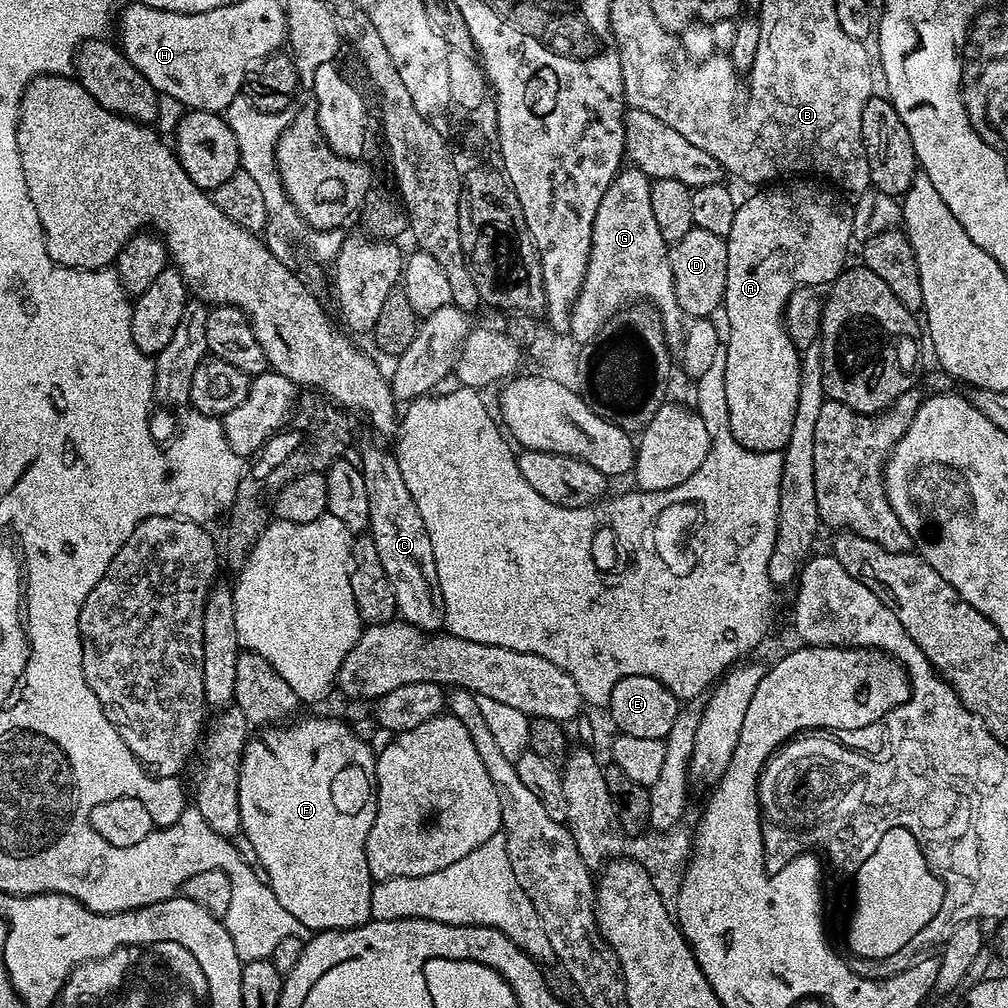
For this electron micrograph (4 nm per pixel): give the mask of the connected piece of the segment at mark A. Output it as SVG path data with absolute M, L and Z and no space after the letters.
M808 178L772 182L753 192L756 192L753 196L737 203L734 222L726 238L726 290L722 305L722 313L728 319L724 344L726 403L734 438L751 451L770 452L781 451L787 446L798 405L801 353L784 329L784 308L796 288L820 286L823 280L831 282L844 271L848 247L854 244L851 232L853 205L844 201L839 191Z

